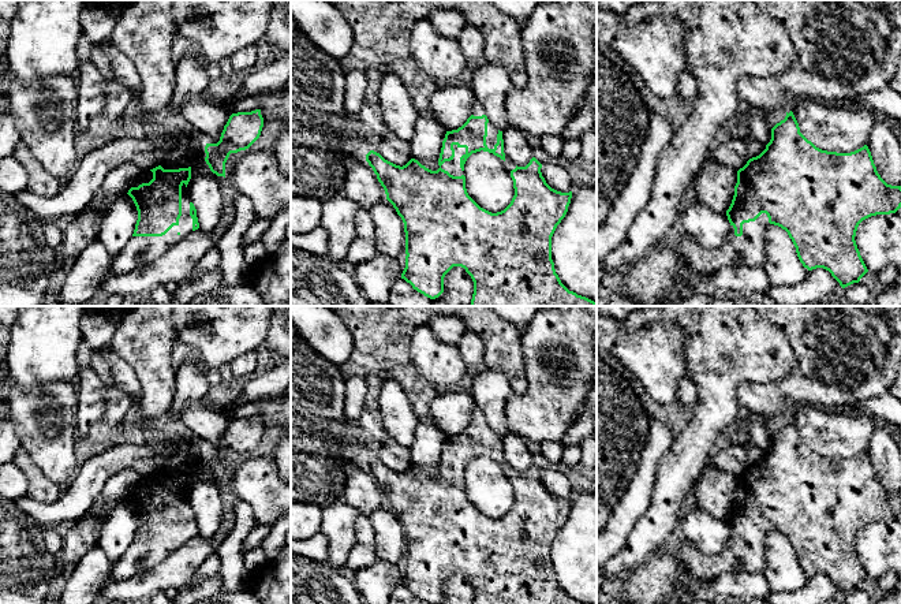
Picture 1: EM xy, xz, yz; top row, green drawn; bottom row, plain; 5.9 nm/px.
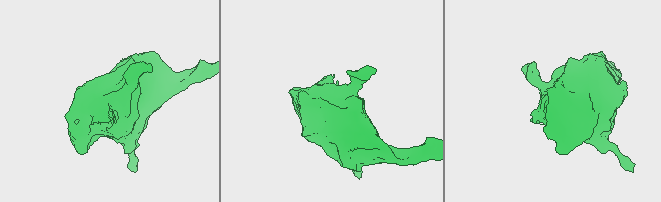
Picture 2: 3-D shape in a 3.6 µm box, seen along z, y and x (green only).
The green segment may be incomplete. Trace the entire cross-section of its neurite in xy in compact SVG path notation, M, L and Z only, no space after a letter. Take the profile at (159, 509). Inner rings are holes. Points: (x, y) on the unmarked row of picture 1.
M191 473L150 476L153 485L131 493L138 526L132 544L112 570L112 578L123 581L141 574L167 559L186 541L199 534L197 515L190 507L187 491Z

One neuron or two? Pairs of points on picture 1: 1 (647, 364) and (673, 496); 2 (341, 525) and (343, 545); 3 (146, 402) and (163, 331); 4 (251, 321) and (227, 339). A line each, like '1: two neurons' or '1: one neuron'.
1: two neurons
2: one neuron
3: one neuron
4: one neuron

